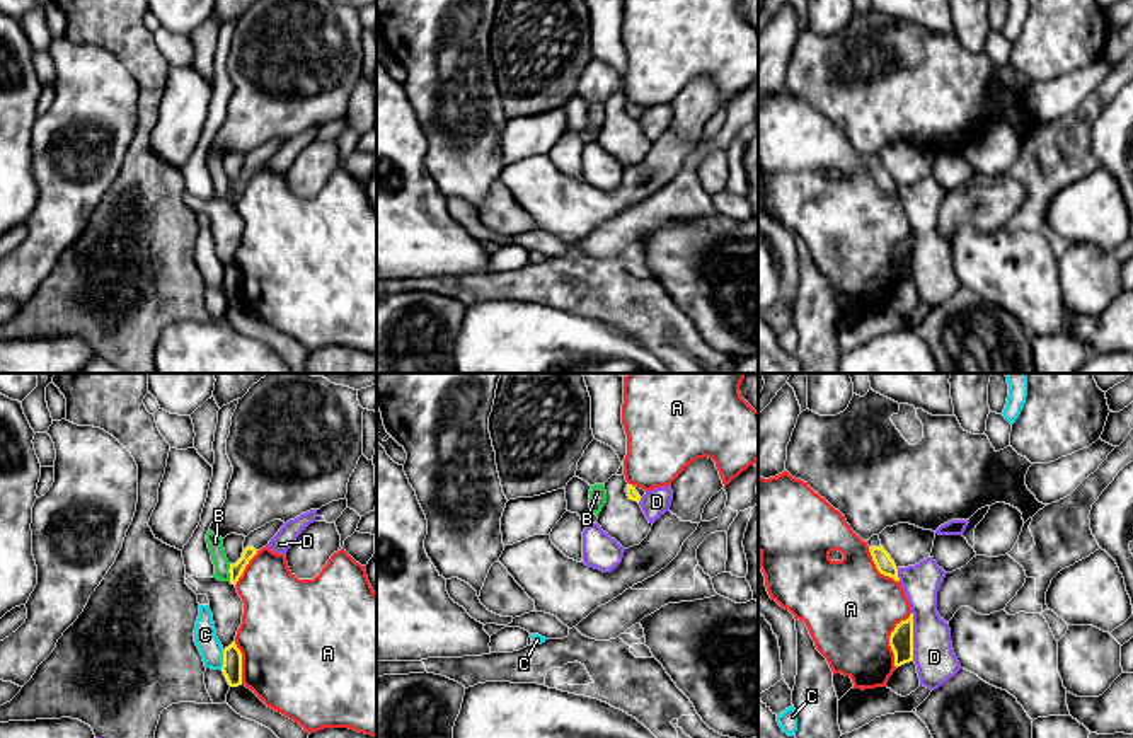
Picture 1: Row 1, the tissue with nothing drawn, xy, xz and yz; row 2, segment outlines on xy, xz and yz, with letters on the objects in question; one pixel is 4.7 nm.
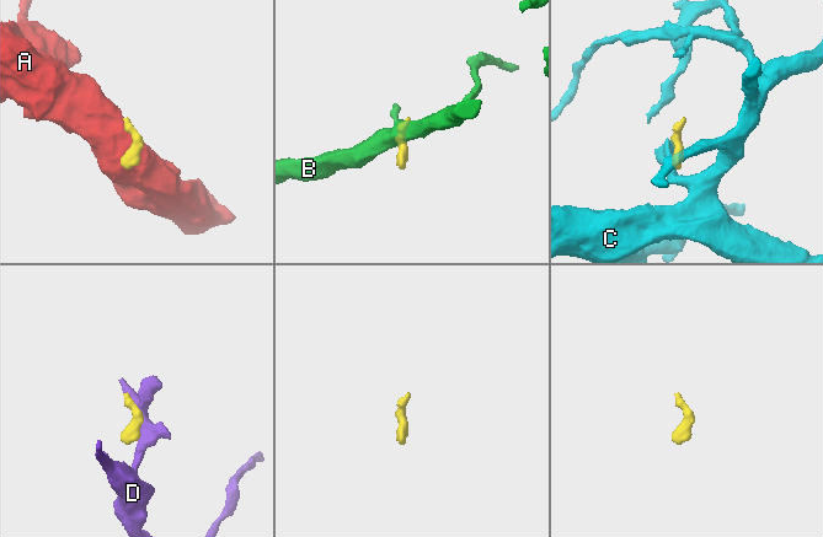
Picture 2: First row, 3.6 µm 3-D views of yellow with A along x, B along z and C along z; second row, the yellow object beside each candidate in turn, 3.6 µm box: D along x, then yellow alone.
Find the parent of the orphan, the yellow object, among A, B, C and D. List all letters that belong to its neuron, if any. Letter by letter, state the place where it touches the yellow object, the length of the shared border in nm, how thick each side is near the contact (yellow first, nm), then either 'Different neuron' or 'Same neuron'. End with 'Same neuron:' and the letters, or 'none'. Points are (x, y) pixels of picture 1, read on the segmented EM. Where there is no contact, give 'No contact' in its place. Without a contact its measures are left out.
A: Touches yellow at yz (890, 639). Shared border 280 nm. Thickness 110 nm (yellow) against 440 nm. Different neuron
B: Touches yellow at xy (229, 571). Shared border 80 nm. Thickness 70 nm (yellow) against 80 nm. Different neuron
C: Touches yellow at xy (224, 660). Shared border 100 nm. Thickness 100 nm (yellow) against 110 nm. Different neuron
D: Touches yellow at yz (912, 636). Shared border 240 nm. Thickness 110 nm (yellow) against 190 nm. Different neuron
Same neuron: none

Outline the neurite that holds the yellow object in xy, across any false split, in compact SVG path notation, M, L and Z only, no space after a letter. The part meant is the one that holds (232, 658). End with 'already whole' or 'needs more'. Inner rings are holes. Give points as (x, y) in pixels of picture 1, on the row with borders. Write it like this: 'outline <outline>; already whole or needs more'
outline M235 641L223 649L223 666L221 672L230 687L242 685L242 653Z; already whole

